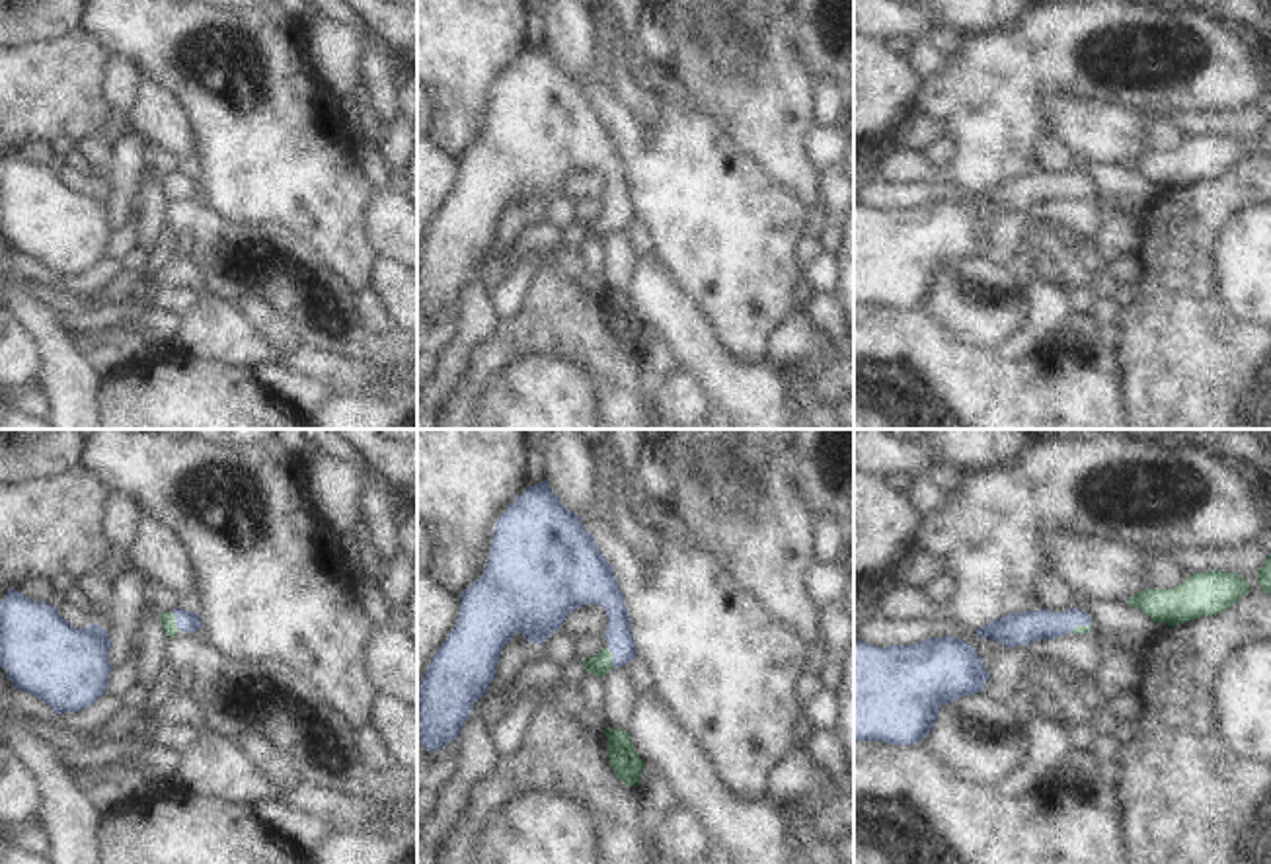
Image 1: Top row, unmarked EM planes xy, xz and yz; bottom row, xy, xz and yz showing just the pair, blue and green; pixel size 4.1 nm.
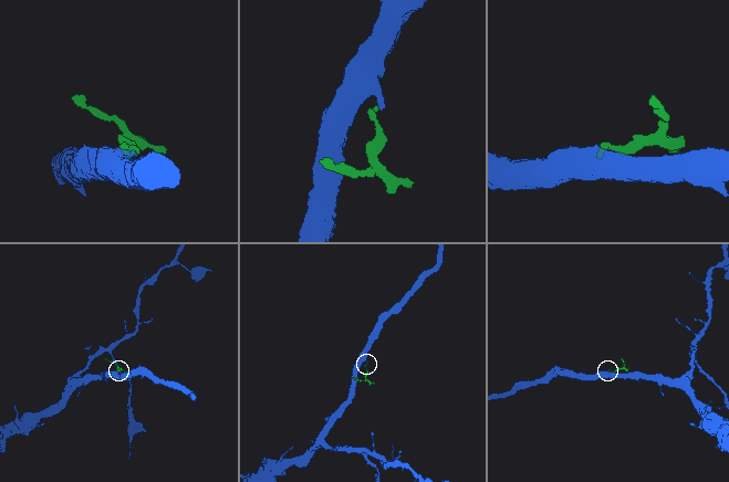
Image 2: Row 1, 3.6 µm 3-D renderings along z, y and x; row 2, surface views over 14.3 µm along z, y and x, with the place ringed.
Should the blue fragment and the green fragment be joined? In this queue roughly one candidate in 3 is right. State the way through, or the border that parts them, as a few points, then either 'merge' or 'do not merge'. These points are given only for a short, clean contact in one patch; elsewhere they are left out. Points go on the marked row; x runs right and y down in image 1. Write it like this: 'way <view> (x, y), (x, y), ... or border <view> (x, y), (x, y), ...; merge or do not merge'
way xy (186, 621), (176, 623), (168, 619); merge

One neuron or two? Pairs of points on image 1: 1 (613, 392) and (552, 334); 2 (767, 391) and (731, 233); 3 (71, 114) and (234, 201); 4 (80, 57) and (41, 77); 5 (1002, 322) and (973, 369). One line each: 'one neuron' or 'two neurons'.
1: one neuron
2: two neurons
3: two neurons
4: one neuron
5: two neurons

